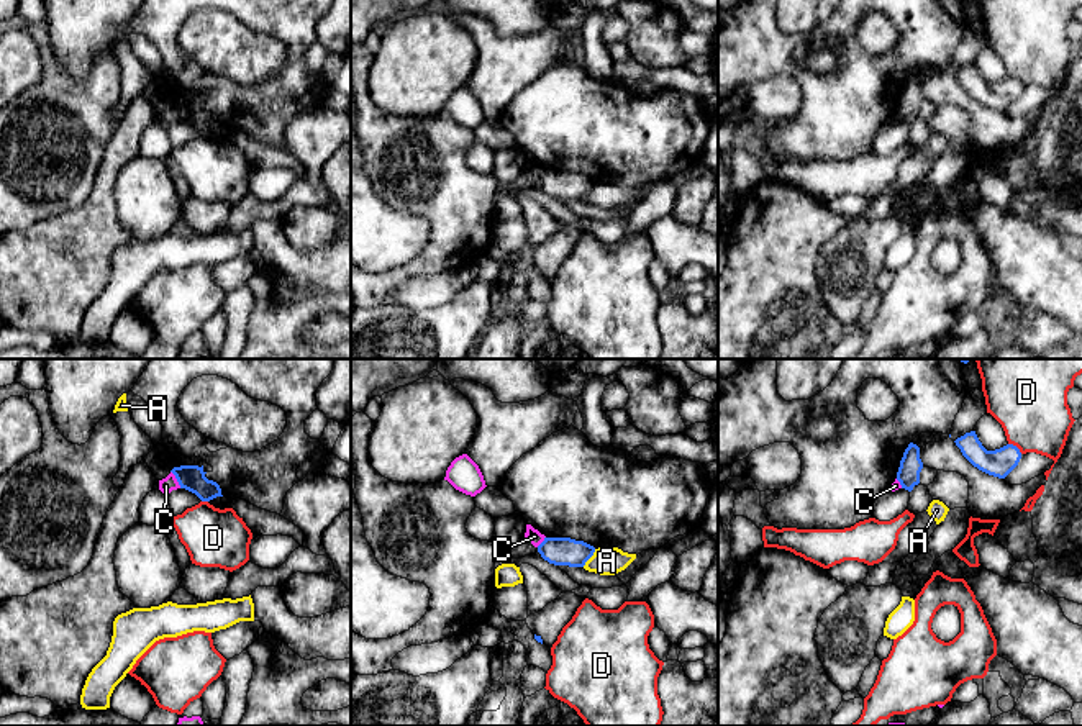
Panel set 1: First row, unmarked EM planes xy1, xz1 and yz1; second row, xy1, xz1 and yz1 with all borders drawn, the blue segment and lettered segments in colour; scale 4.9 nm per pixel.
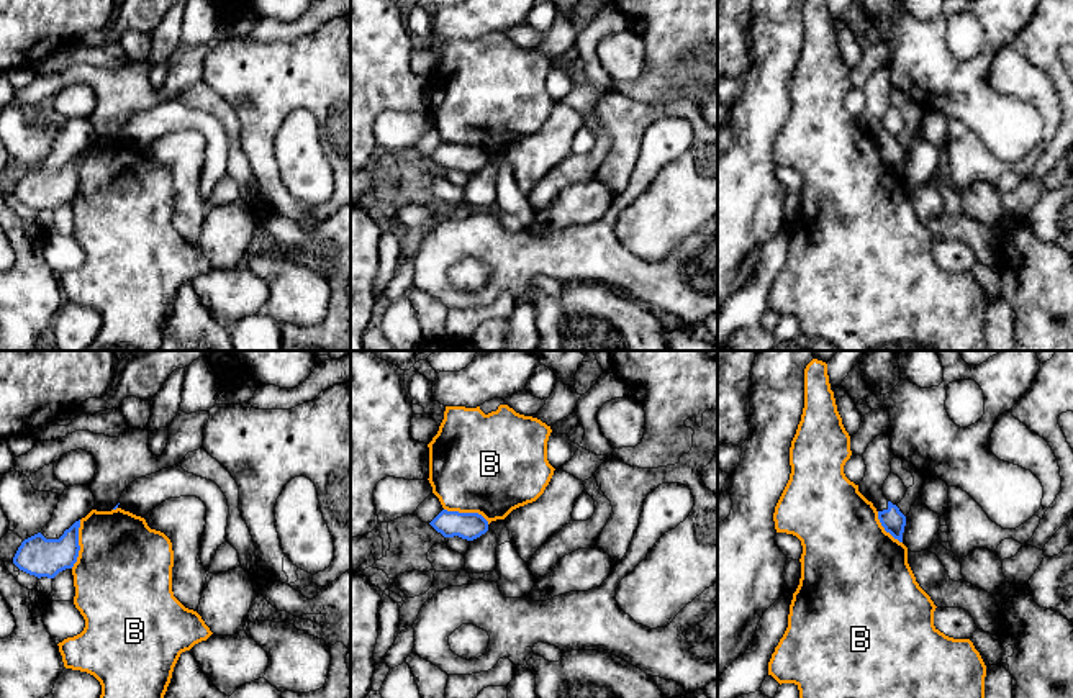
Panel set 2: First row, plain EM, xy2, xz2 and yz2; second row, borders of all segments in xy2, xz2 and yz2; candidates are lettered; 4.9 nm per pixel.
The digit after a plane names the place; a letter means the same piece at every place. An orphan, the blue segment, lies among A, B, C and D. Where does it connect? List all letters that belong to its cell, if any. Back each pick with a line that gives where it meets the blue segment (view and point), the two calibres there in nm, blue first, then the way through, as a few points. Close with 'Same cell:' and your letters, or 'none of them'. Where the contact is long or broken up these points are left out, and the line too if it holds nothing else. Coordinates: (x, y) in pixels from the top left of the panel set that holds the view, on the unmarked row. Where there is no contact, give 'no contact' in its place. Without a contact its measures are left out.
Same cell: none of them

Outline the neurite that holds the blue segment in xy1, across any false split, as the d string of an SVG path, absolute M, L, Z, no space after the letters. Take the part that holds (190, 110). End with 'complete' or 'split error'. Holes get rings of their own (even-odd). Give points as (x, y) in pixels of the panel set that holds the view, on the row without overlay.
M180 98L174 100L170 105L175 108L180 121L195 126L202 134L223 129L220 118L205 110L207 105L203 103L203 98Z; complete

